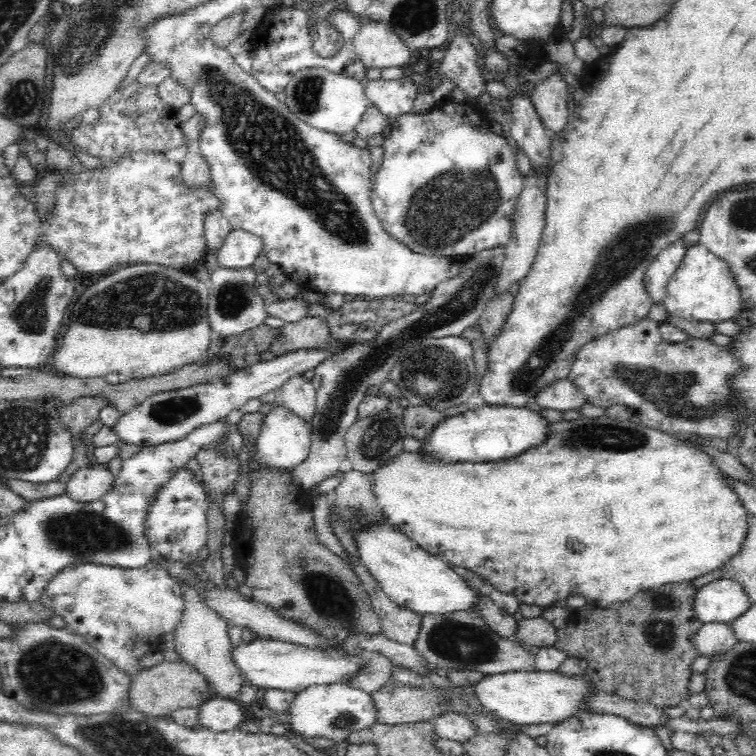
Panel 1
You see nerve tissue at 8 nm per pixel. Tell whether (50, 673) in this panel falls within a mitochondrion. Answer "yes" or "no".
yes

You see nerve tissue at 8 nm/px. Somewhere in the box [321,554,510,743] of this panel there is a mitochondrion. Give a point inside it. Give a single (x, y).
(342, 722)

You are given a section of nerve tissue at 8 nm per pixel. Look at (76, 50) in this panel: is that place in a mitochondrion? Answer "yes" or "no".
yes

